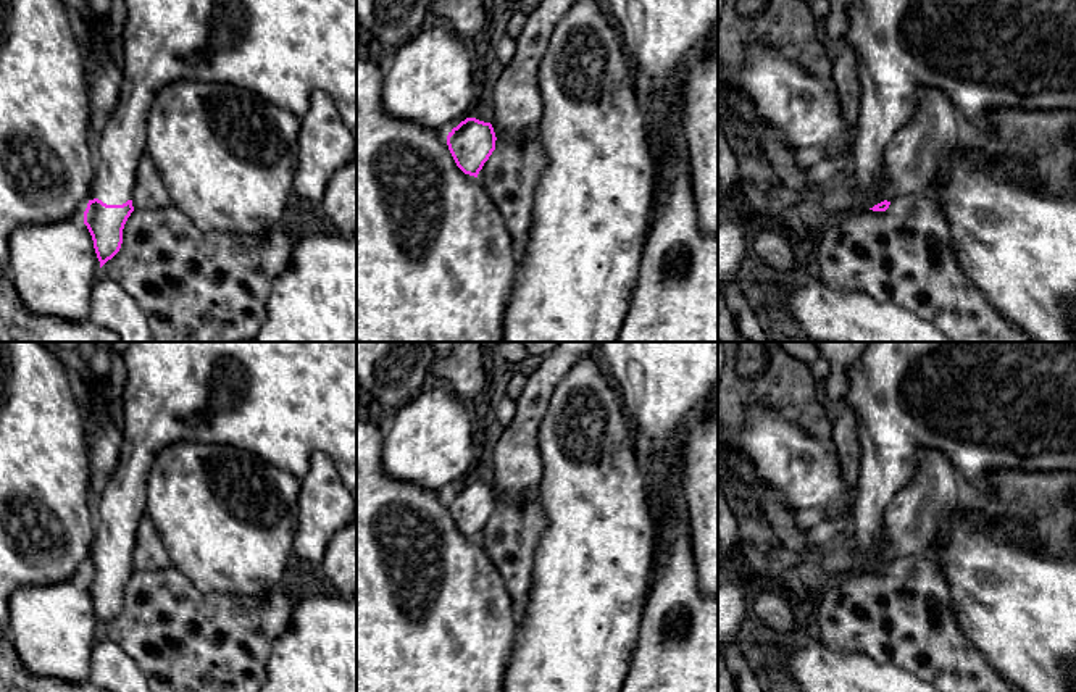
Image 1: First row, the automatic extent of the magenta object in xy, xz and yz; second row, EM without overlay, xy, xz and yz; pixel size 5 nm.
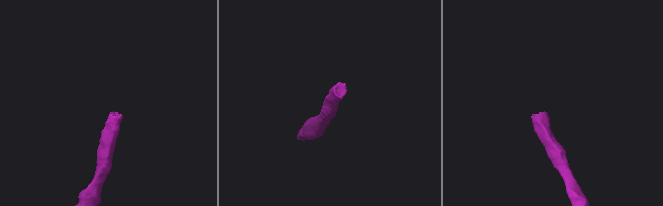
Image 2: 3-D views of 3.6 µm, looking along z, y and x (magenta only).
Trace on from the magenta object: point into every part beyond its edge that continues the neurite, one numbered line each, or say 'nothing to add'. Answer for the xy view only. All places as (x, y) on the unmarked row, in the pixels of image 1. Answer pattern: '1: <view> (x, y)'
1: xy (281, 400)

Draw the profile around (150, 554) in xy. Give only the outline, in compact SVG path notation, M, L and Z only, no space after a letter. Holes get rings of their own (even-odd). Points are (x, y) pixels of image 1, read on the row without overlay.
M145 513L139 521L136 548L132 553L134 571L156 571L166 569L173 565L169 553L153 526L152 519Z

